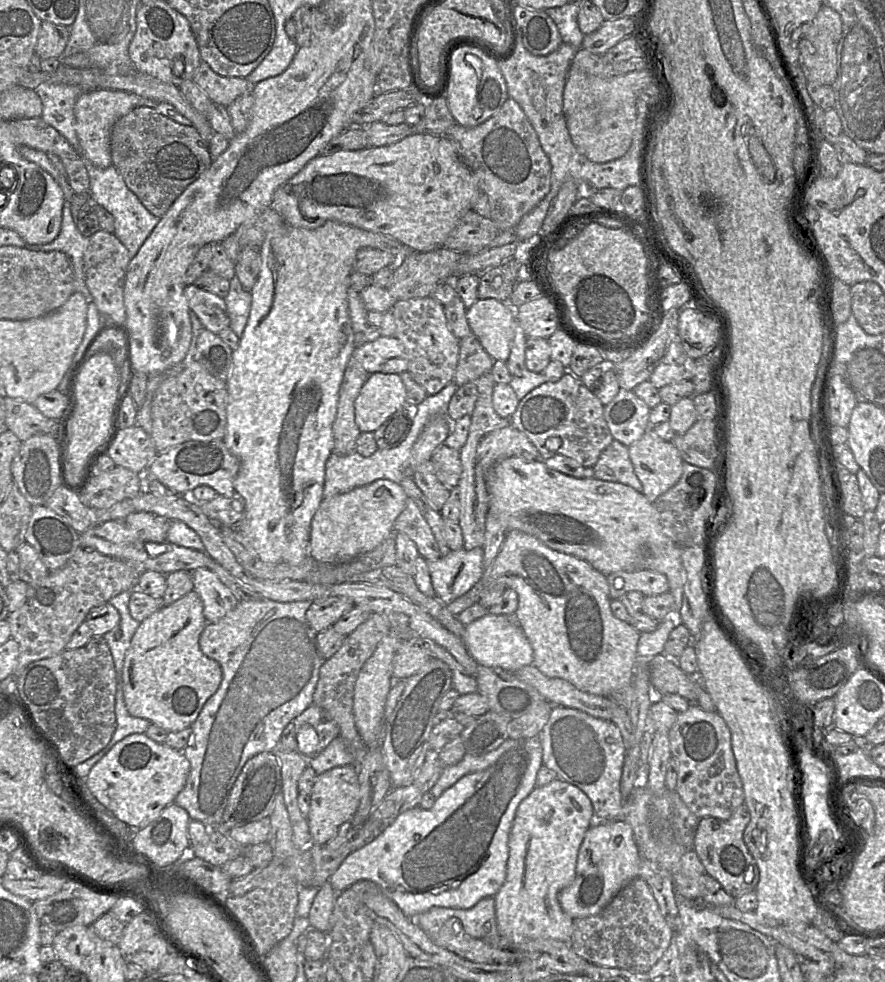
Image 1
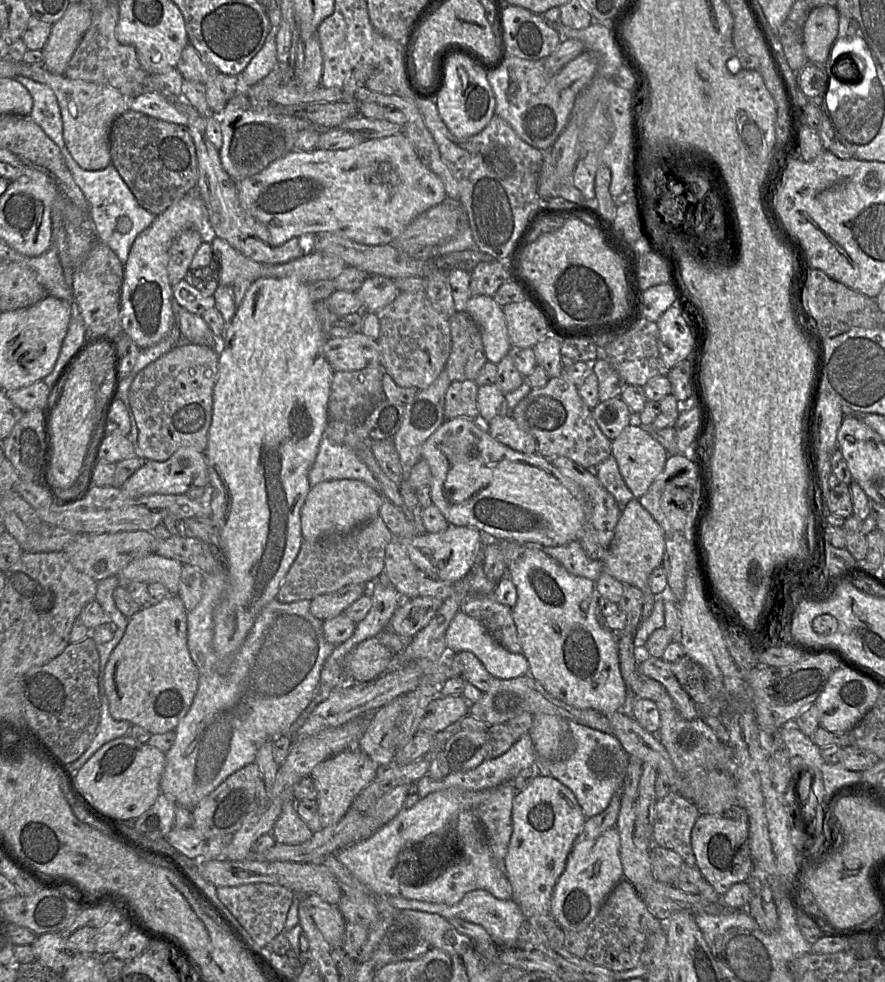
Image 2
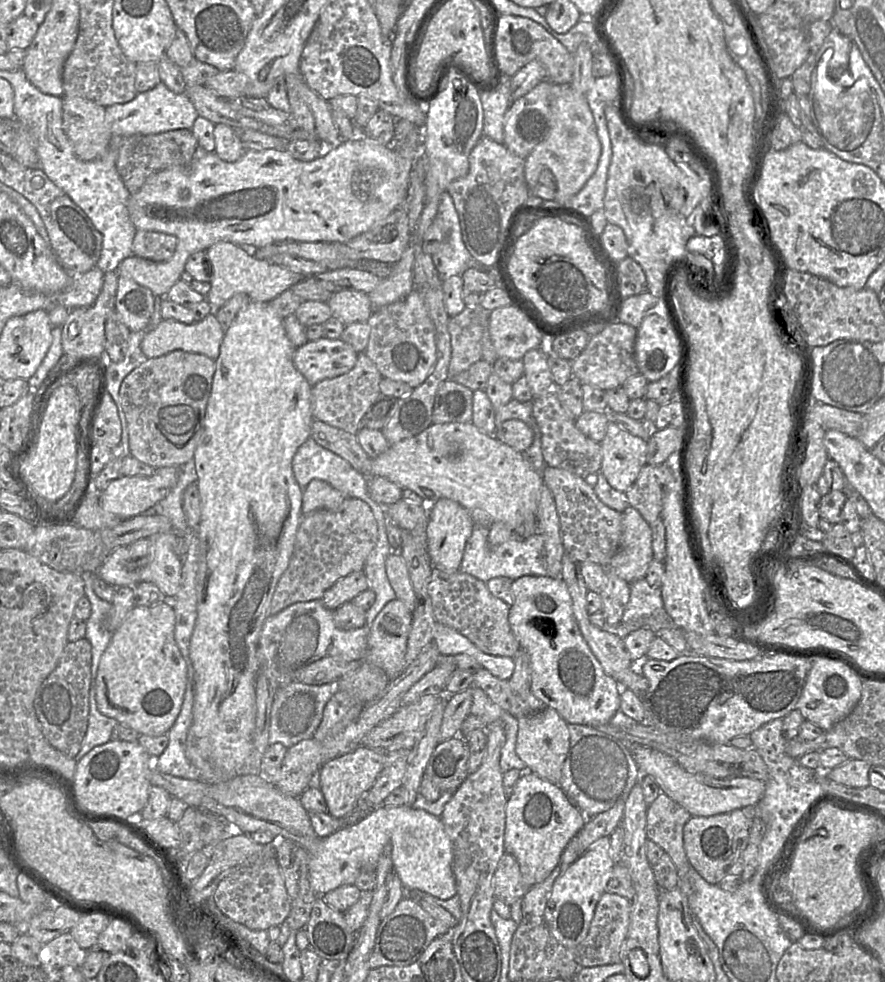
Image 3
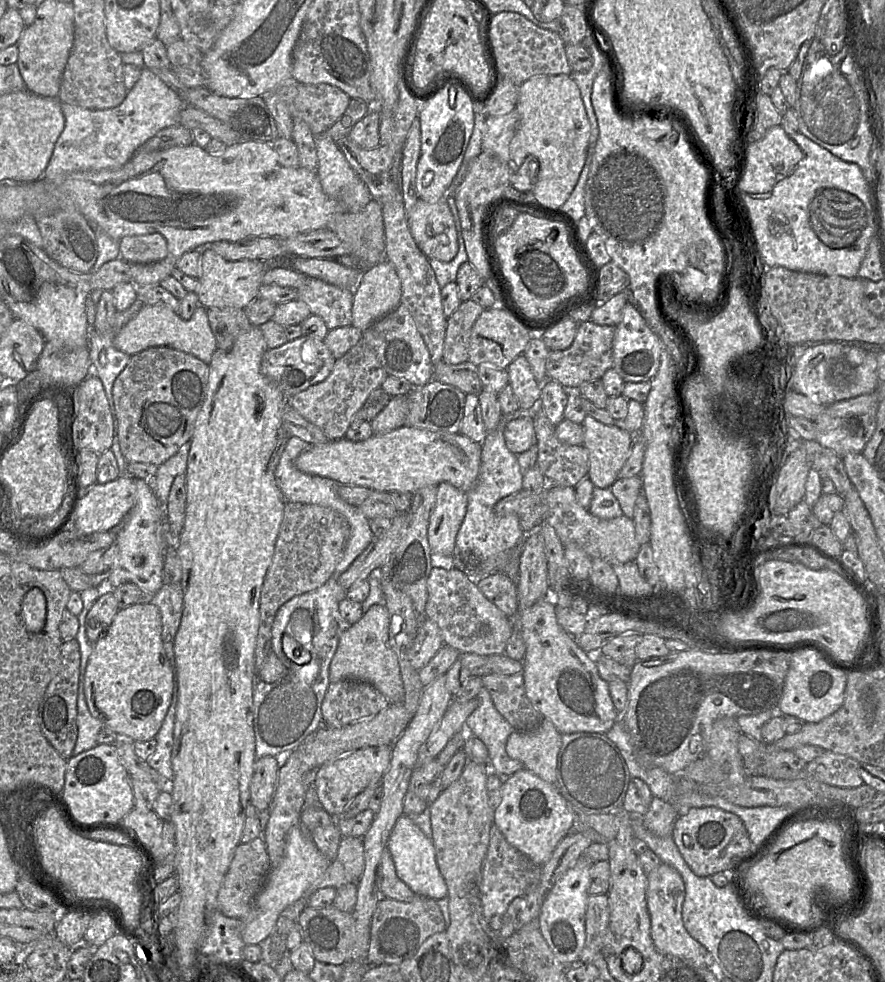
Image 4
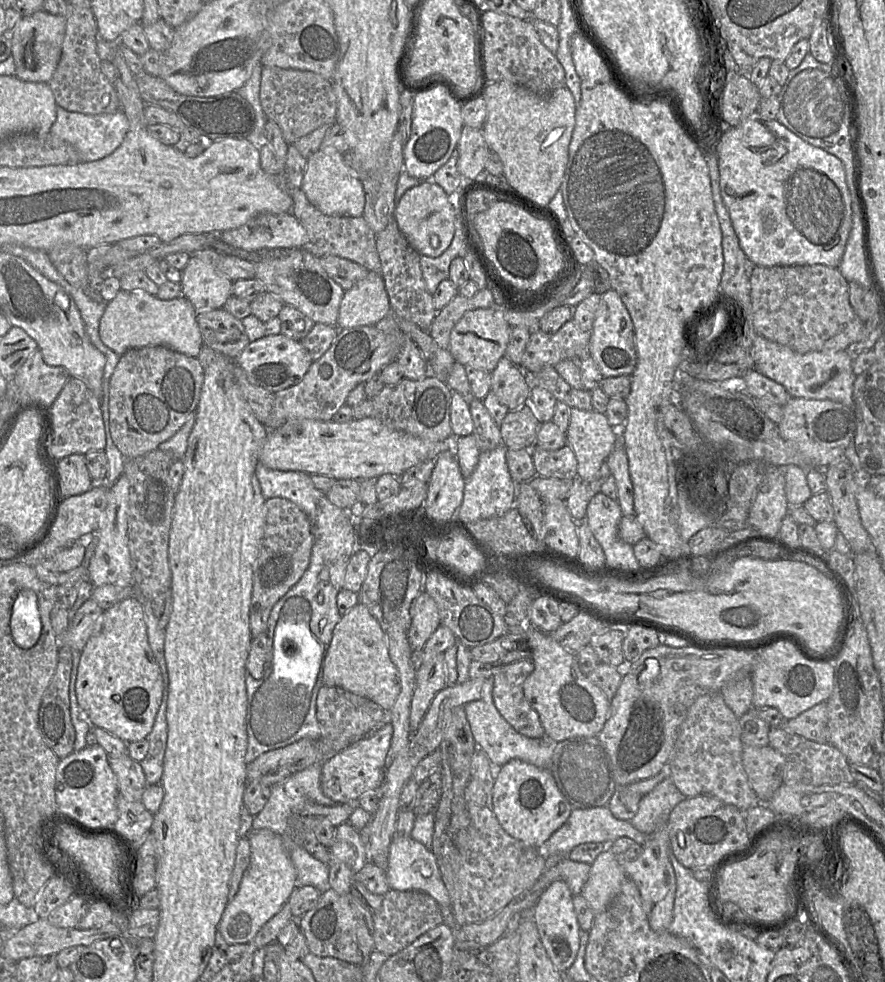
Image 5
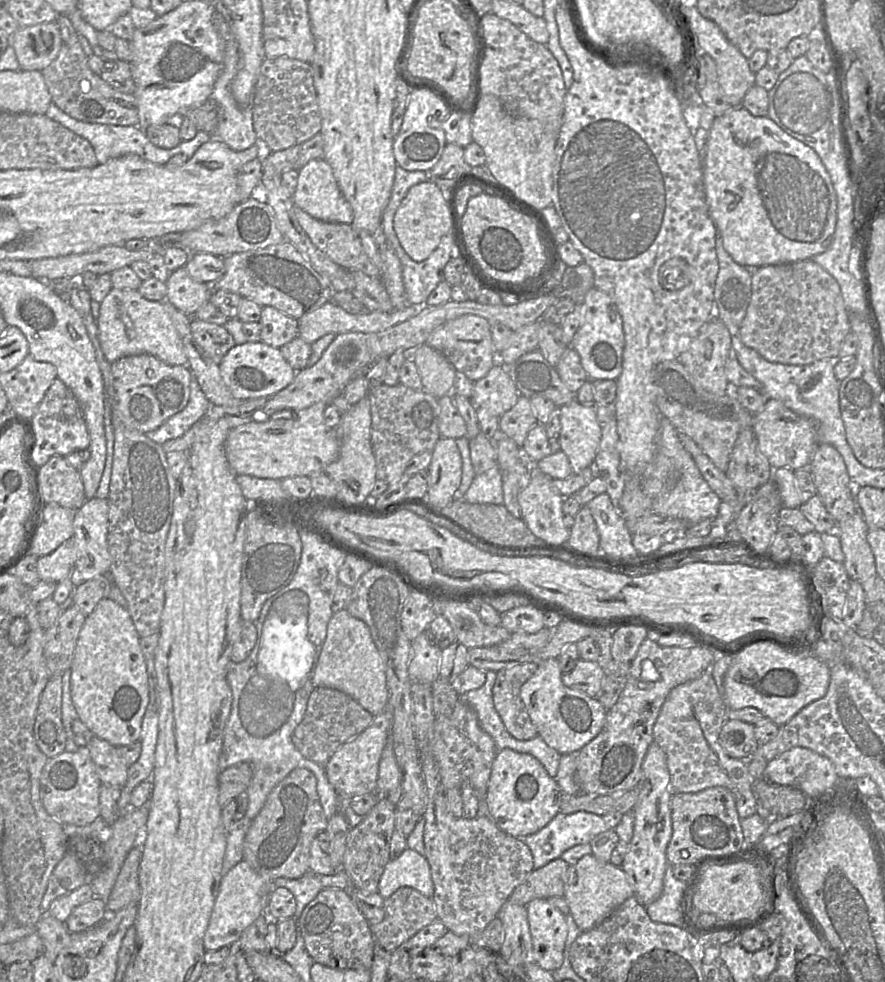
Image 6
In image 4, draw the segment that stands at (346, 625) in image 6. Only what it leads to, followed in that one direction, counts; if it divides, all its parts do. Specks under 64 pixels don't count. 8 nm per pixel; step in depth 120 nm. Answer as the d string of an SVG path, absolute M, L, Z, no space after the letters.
M375 604L340 637L329 668L330 682L356 680L374 686L392 703L402 702L403 680L396 651L390 646L390 615L384 604Z

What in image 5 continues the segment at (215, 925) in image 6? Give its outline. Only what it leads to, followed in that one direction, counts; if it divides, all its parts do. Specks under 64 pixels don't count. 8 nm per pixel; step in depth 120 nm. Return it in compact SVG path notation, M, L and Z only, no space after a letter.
M258 830L251 831L247 839L250 843L249 865L238 892L226 904L217 928L228 945L246 944L252 940L260 928L288 902L298 886L297 871L290 857L290 844L297 843L290 836L270 830Z

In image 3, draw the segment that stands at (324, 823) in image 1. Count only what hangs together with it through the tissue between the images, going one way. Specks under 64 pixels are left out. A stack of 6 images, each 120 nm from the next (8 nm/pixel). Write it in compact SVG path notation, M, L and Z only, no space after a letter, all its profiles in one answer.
M362 746L327 761L320 769L318 788L326 801L328 813L337 819L348 815L357 800L372 787L384 762L385 752Z

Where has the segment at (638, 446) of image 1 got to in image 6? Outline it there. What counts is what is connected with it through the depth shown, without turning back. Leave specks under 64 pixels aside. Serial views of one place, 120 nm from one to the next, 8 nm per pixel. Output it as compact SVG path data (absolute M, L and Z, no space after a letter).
M577 400L558 407L560 416L560 450L568 457L573 473L578 474L593 466L601 440L601 424L597 420L595 407L584 406Z

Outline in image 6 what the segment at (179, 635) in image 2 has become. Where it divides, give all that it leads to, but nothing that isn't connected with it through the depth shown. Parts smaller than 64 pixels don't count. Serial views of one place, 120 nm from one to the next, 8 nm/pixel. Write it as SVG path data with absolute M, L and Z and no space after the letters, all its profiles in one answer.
M103 598L86 616L70 666L70 692L78 718L95 736L115 747L139 741L142 718L149 703L146 659L140 648L140 639L128 610L111 599Z

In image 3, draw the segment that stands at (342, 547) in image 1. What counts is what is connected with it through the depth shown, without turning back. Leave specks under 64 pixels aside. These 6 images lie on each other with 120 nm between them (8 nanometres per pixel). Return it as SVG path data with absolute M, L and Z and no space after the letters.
M314 479L304 489L301 502L302 515L326 509L338 508L346 496L325 481Z

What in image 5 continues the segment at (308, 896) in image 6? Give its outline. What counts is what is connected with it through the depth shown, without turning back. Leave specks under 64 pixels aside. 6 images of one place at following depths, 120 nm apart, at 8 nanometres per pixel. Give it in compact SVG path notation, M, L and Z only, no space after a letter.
M290 844L290 857L297 871L298 886L312 886L320 892L329 889L327 864L314 858L299 844Z

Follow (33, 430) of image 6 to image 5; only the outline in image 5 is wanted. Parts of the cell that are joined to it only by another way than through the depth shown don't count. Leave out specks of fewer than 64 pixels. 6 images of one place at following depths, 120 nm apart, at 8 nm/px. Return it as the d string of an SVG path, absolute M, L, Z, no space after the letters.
M70 378L51 406L43 409L46 431L42 455L47 461L105 450L106 434L101 400L81 380Z

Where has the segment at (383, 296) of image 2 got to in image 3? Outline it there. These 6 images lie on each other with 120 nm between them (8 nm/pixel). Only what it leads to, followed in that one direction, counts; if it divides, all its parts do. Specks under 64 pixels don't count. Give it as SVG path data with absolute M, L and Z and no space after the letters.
M353 289L336 291L326 301L333 317L345 325L355 322L366 322L374 312L368 293Z

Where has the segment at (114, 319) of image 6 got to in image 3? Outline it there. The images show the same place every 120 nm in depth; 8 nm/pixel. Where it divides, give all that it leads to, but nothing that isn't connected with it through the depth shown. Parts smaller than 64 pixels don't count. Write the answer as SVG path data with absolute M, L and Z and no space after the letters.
M214 313L192 324L162 319L145 334L140 347L147 358L180 349L203 354L216 360L224 333Z

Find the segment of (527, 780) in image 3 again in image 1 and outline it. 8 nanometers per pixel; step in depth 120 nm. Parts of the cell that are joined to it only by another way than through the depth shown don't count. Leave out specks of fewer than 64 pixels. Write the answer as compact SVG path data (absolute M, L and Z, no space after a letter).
M563 780L536 786L519 804L508 840L506 879L494 896L498 934L509 942L518 966L542 954L526 951L527 942L552 938L570 943L575 920L563 911L558 895L575 879L579 848L595 820L588 796Z

